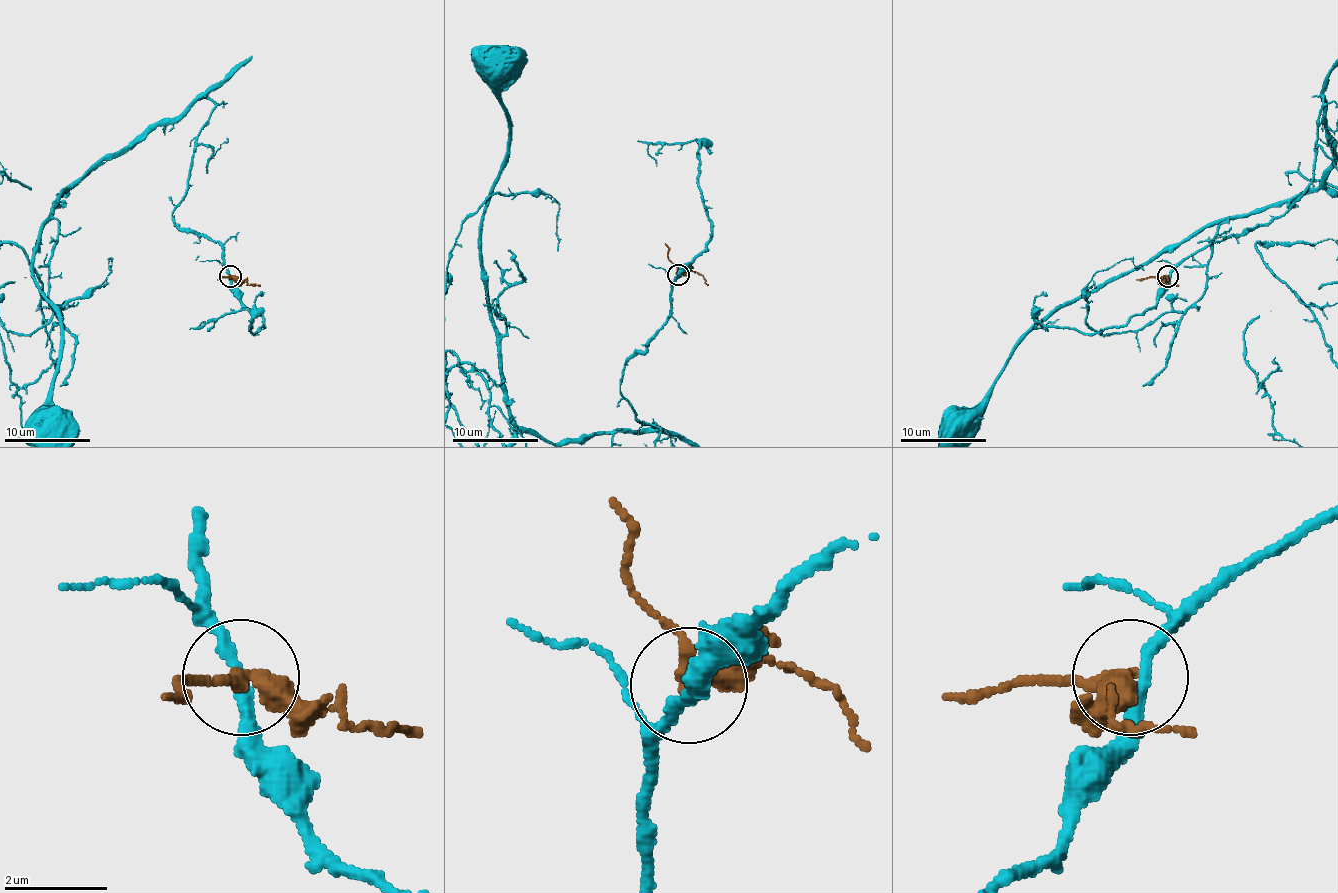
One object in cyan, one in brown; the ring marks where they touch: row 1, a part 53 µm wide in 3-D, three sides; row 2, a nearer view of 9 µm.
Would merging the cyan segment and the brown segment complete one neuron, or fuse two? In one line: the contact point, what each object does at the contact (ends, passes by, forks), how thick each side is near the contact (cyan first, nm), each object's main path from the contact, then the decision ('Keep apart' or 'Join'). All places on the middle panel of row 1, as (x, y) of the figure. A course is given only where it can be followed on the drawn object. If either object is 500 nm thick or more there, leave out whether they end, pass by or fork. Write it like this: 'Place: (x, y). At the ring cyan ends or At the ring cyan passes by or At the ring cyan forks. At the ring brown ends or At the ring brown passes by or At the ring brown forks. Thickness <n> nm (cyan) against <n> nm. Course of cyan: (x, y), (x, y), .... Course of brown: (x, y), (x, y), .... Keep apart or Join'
Place: (678, 274). At the ring cyan passes by. At the ring brown passes by. Thickness 240 nm (cyan) against 320 nm. Course of cyan: (677, 274), (667, 323), (619, 386), (662, 429), (527, 433), (482, 265), (507, 151), (497, 70). Course of brown: (677, 274), (697, 272), (707, 285). Keep apart

